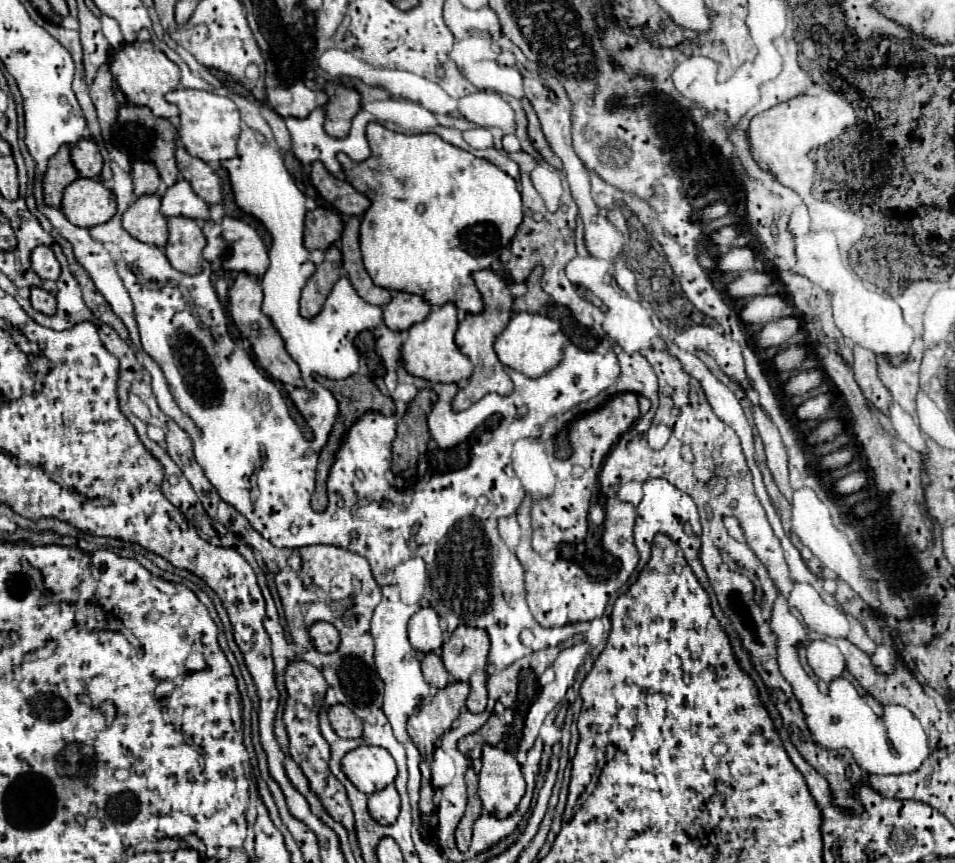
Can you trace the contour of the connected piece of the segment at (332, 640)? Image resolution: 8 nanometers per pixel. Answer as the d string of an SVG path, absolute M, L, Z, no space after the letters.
M316 622L316 624L312 624L308 634L310 634L310 640L316 646L316 650L324 652L324 654L334 652L338 648L338 644L340 644L338 630L330 622Z

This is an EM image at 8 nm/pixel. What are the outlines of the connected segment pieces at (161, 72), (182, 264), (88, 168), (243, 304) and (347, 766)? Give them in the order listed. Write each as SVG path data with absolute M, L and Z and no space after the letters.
M130 42L130 44L122 44L118 48L118 52L112 52L110 60L110 72L116 80L116 84L120 86L120 90L124 92L126 100L138 106L148 106L156 116L162 118L172 118L178 116L178 108L170 102L164 100L166 92L176 90L180 84L180 68L160 50L156 50L150 42Z
M168 218L168 244L164 248L170 264L184 274L198 274L206 238L190 218Z
M80 140L70 148L72 164L82 178L98 178L102 170L102 156L92 140Z
M244 272L238 274L234 286L232 286L230 292L228 292L230 316L232 316L234 324L236 324L236 328L240 330L240 334L250 340L258 364L260 364L274 380L278 380L278 382L282 382L282 384L302 386L302 378L300 378L298 364L296 364L296 362L290 358L290 354L286 352L284 342L282 342L280 334L276 332L276 328L272 326L270 318L266 318L266 316L262 314L262 310L260 310L262 298L264 298L264 294L262 294L262 288L260 288L258 280L256 280L254 276L250 276L250 274L244 274Z
M358 746L342 758L342 772L364 794L374 794L394 782L398 770L388 750Z

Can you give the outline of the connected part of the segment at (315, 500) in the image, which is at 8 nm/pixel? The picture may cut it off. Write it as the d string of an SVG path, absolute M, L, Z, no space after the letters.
M354 374L354 376L348 376L344 380L330 380L330 378L322 378L318 376L316 378L324 388L328 388L334 398L338 400L338 406L340 406L340 416L330 432L330 438L328 438L328 444L324 446L324 450L320 452L320 462L318 462L318 474L316 474L316 490L314 490L314 496L312 496L312 508L314 512L324 512L326 506L328 506L328 494L326 494L326 482L328 482L328 474L330 474L330 468L336 460L336 452L340 450L340 446L344 444L344 438L346 438L346 432L352 428L354 422L358 422L366 412L380 412L384 416L392 416L394 414L394 402L392 398L384 396L370 378L362 376L362 374Z

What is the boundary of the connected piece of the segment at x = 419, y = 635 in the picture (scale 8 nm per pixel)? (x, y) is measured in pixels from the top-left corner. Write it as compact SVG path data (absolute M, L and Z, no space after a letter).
M432 608L418 610L408 622L408 636L414 650L420 650L424 654L436 652L442 646L444 638L438 614Z

